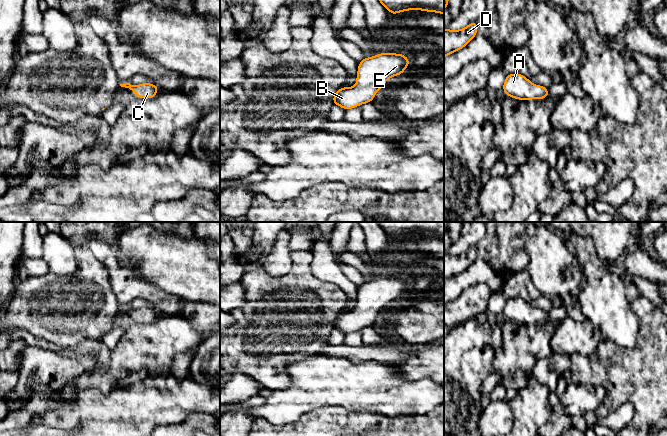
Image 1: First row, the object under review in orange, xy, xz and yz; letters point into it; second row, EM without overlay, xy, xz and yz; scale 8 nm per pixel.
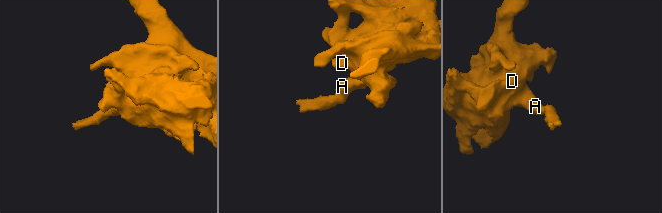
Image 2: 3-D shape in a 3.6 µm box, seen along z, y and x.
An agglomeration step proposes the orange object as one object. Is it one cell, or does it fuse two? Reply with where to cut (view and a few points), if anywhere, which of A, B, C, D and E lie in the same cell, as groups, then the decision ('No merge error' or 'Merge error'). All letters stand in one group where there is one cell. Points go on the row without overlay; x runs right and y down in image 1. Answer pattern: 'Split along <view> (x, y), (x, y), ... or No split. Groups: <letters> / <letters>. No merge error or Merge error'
No split. Groups: A B C D E. No merge error

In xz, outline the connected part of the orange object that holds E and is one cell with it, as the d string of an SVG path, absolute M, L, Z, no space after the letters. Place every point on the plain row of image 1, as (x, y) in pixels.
M380 277L364 282L358 289L354 311L342 311L333 320L333 328L344 334L370 327L383 308L393 300L401 299L410 285L401 277Z

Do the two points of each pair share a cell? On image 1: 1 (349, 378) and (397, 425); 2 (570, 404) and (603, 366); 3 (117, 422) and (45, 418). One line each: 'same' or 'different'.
1: different
2: different
3: same

